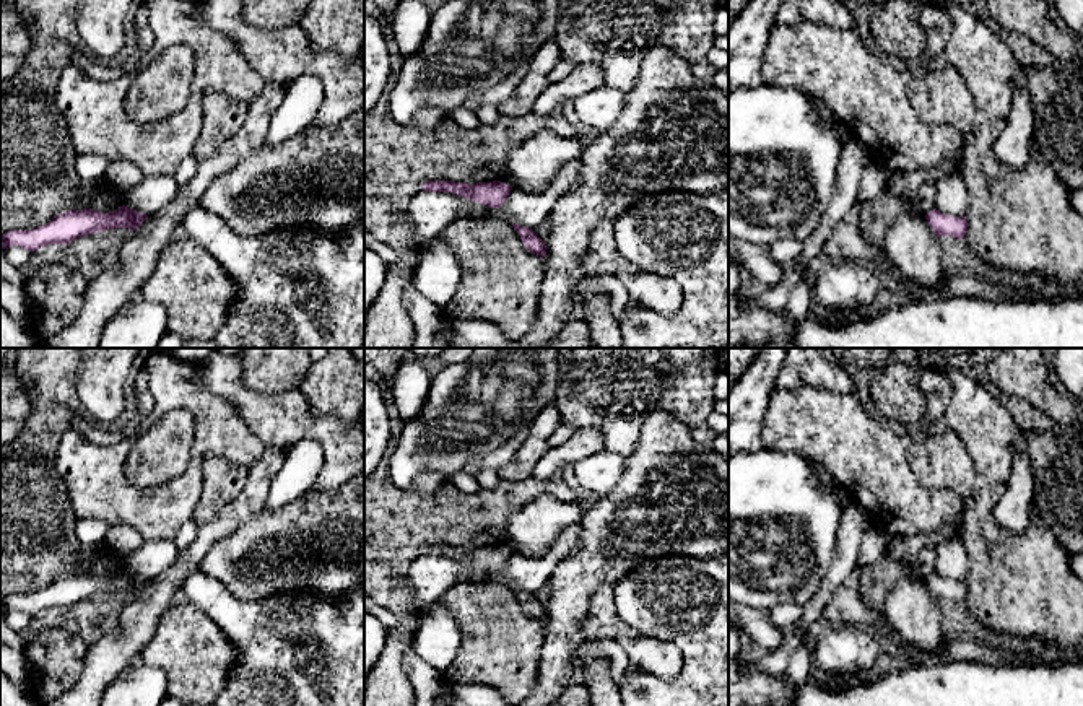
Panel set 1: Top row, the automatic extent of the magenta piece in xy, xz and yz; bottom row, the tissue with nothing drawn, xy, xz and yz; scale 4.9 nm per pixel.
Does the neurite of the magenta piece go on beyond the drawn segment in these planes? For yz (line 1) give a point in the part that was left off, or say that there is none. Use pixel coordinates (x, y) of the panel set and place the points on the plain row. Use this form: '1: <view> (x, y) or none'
1: none

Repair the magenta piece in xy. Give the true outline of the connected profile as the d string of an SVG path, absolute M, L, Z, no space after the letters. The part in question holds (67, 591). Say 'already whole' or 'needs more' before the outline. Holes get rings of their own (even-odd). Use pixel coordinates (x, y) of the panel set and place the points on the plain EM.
already whole; M127 569L114 576L91 573L68 574L54 581L49 587L33 594L13 594L0 599L0 612L20 610L31 617L47 608L67 608L85 599L114 592L135 595L146 584L145 577Z

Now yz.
already whole; M937 573L927 577L925 584L937 600L953 600L963 604L968 594L966 581L945 579Z

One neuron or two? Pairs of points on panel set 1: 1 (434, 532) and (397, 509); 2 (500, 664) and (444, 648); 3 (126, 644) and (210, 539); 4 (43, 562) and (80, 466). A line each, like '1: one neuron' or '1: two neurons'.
1: one neuron
2: two neurons
3: one neuron
4: two neurons

